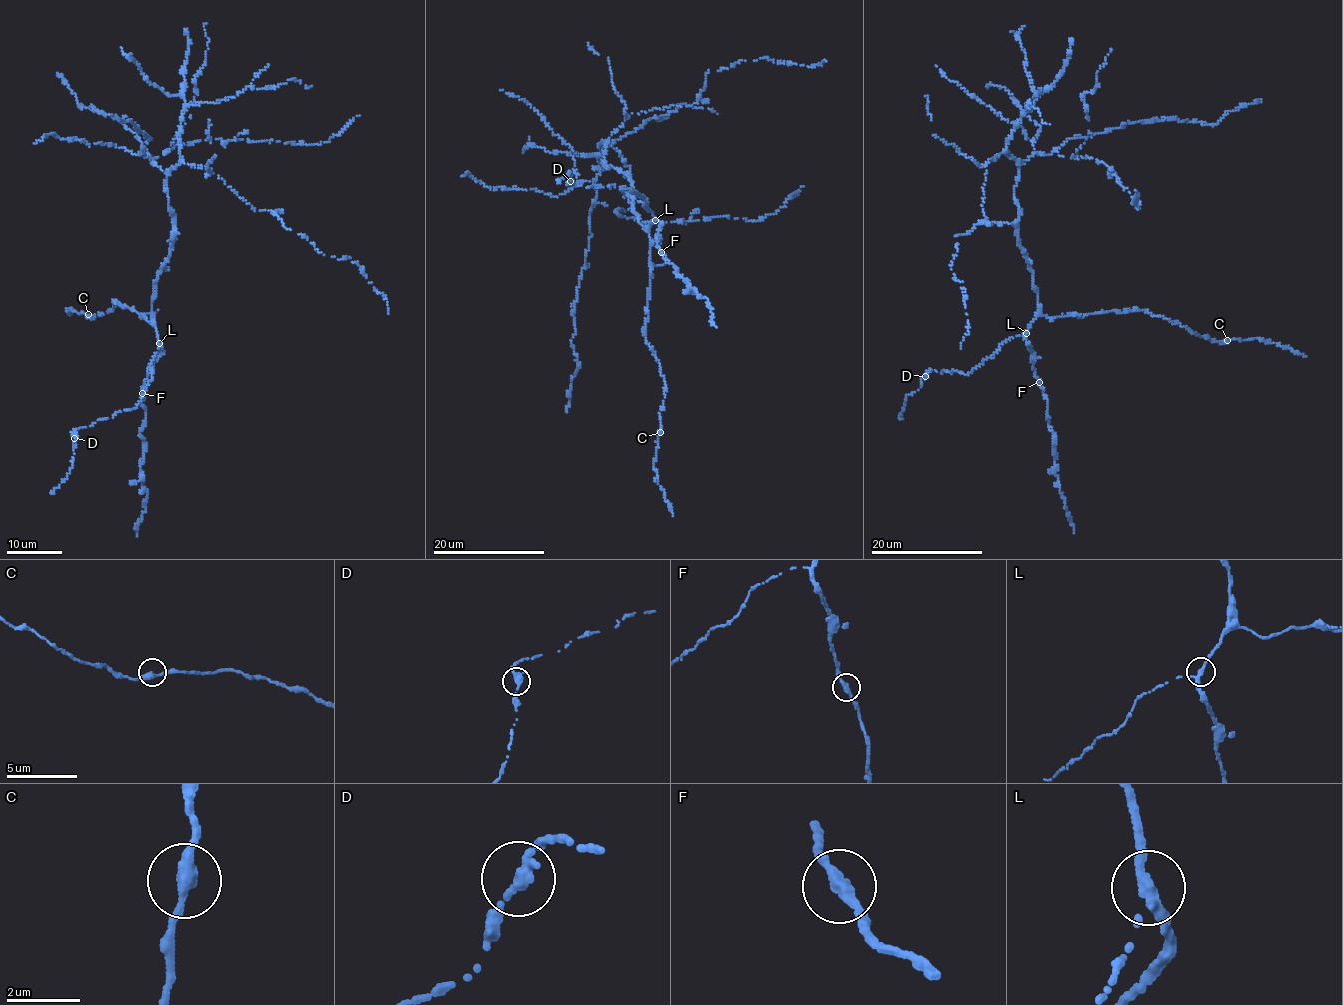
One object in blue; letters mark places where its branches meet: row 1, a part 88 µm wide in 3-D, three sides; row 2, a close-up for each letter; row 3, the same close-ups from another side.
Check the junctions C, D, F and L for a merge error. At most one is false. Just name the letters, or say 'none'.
none

